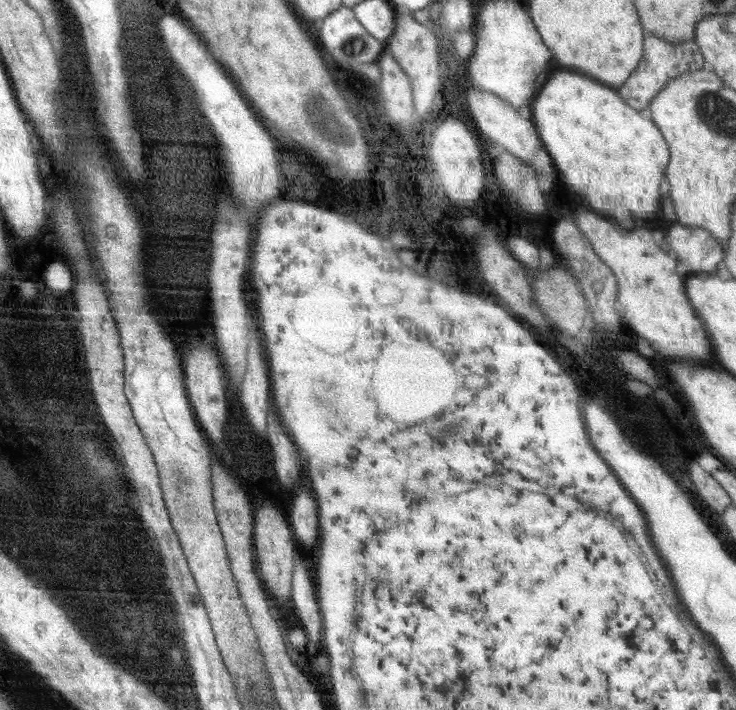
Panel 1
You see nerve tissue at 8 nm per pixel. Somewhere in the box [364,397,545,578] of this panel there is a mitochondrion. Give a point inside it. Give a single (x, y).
(453, 431)

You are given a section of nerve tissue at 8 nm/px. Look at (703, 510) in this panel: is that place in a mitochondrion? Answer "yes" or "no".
no

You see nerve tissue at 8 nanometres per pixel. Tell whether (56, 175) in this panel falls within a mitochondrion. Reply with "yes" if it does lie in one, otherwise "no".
no

